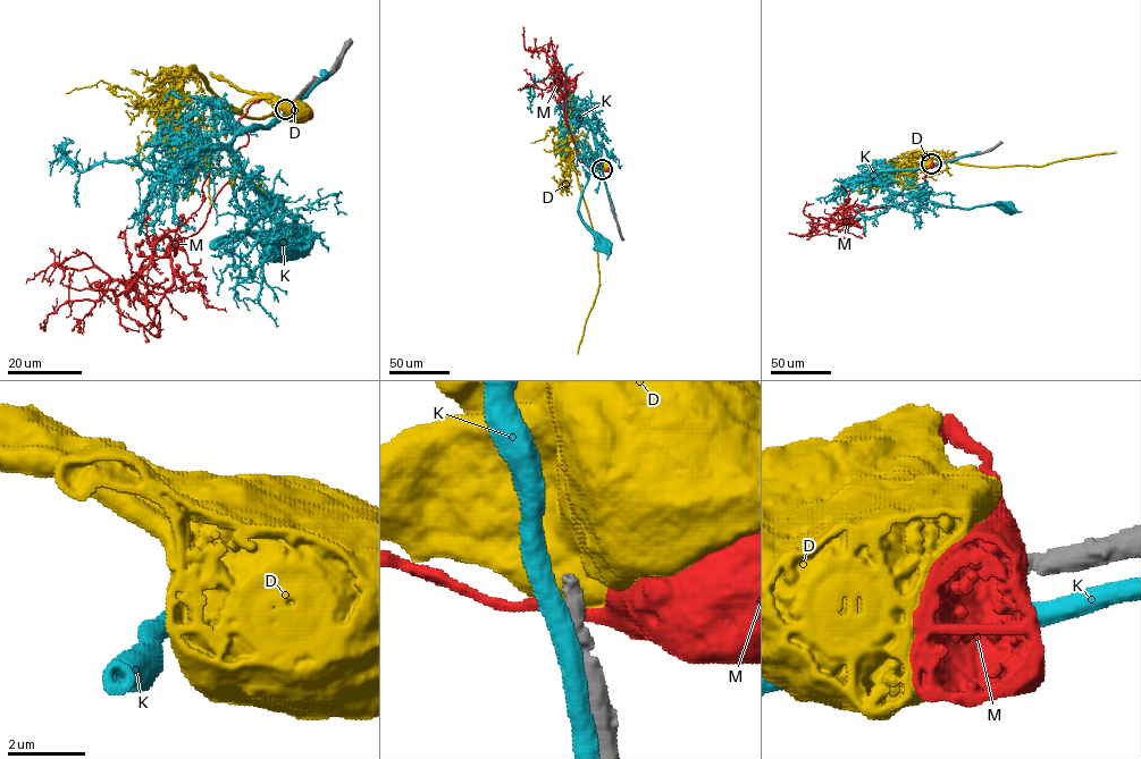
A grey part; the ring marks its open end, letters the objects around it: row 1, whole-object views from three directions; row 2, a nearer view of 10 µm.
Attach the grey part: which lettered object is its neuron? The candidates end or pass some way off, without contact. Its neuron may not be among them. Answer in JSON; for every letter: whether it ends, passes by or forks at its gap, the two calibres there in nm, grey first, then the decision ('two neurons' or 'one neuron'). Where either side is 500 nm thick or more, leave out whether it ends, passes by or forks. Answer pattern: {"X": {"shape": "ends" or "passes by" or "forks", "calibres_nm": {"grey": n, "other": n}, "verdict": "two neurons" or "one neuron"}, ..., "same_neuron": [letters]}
{"D": {"calibres_nm": {"grey": 440, "other": 750}, "verdict": "two neurons"}, "K": {"calibres_nm": {"grey": 440, "other": 500}, "verdict": "two neurons"}, "M": {"calibres_nm": {"grey": 440, "other": 900}, "verdict": "two neurons"}, "same_neuron": []}

